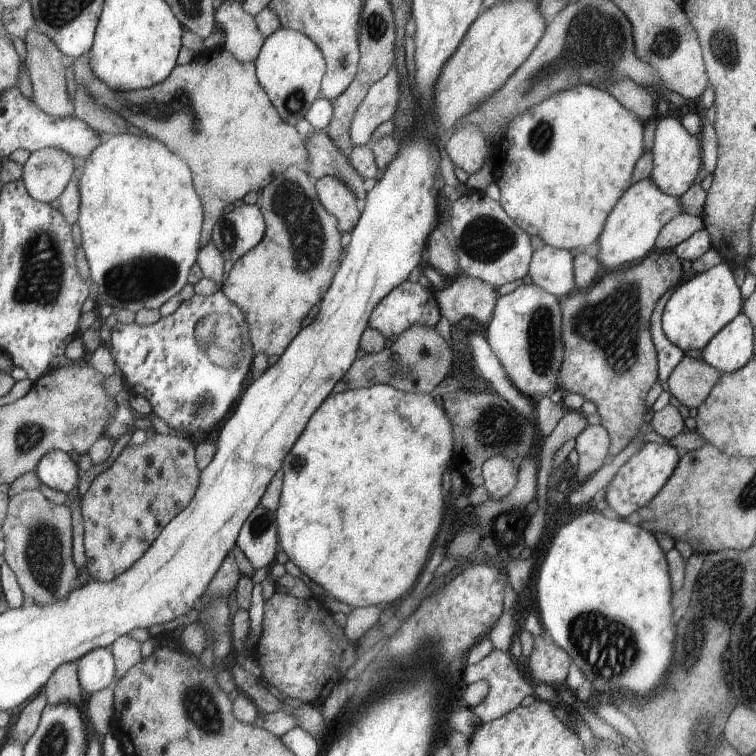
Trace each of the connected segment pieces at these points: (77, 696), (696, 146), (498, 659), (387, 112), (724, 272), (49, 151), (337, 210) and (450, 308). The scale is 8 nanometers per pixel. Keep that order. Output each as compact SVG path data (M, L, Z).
M72 661L62 665L54 673L53 678L49 680L49 683L44 688L48 696L48 704L60 704L68 701L80 706L86 705L87 694L81 683L79 662Z
M659 118L653 148L654 168L650 178L666 193L682 196L692 187L692 182L703 165L703 144L692 136L676 118Z
M496 648L477 664L469 665L465 663L461 668L461 672L462 680L467 685L482 679L486 679L489 682L489 693L486 698L472 709L473 713L479 716L484 723L496 720L513 708L520 706L528 695L532 695L535 692L535 689L518 672L515 658L509 652L500 651Z
M394 65L384 79L378 80L370 87L369 94L357 108L350 127L353 146L370 144L372 136L370 132L374 132L376 126L382 124L384 120L390 120L394 116L398 98L400 98L400 74Z
M726 262L705 272L696 273L682 283L666 302L662 315L663 331L672 344L681 348L683 352L703 350L713 340L714 335L743 312L742 304L745 302L742 295Z
M46 147L31 153L22 180L26 181L34 198L47 203L54 202L65 194L73 182L76 166L76 158L71 152Z
M328 175L316 180L315 187L322 206L337 218L338 228L342 232L351 232L361 218L353 189Z
M464 272L450 288L438 290L437 294L439 308L452 325L470 316L486 326L498 297L499 293L490 283L468 277Z

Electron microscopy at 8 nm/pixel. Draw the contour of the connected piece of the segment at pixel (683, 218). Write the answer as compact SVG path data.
M682 213L668 222L657 236L656 250L672 251L677 244L704 226L702 216Z

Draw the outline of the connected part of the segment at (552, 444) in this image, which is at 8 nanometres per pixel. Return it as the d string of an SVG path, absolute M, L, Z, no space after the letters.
M566 408L564 416L556 423L554 430L542 440L537 470L538 492L544 494L548 488L554 454L564 442L576 438L588 426L586 418L581 409Z

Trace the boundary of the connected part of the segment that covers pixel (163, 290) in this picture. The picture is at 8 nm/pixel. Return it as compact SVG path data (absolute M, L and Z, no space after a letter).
M132 133L106 136L105 143L86 162L81 178L83 203L78 223L91 264L98 306L109 304L114 309L135 313L140 308L158 310L186 286L190 269L202 249L205 213L201 197L194 190L191 168L162 141Z

